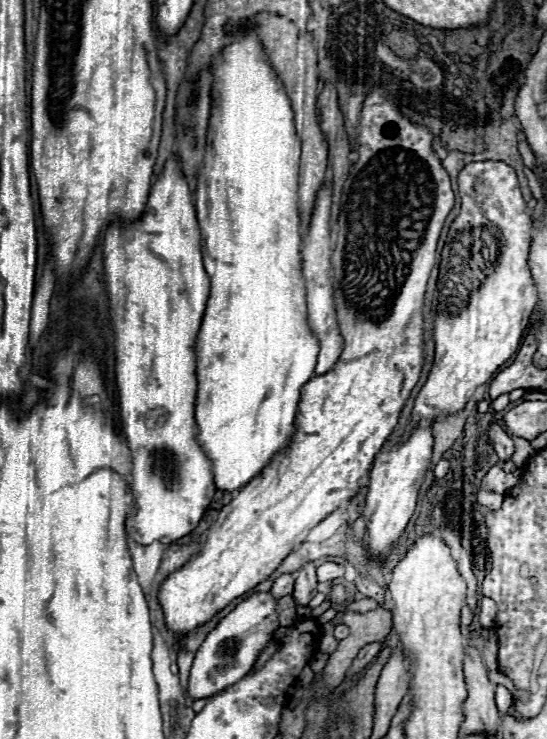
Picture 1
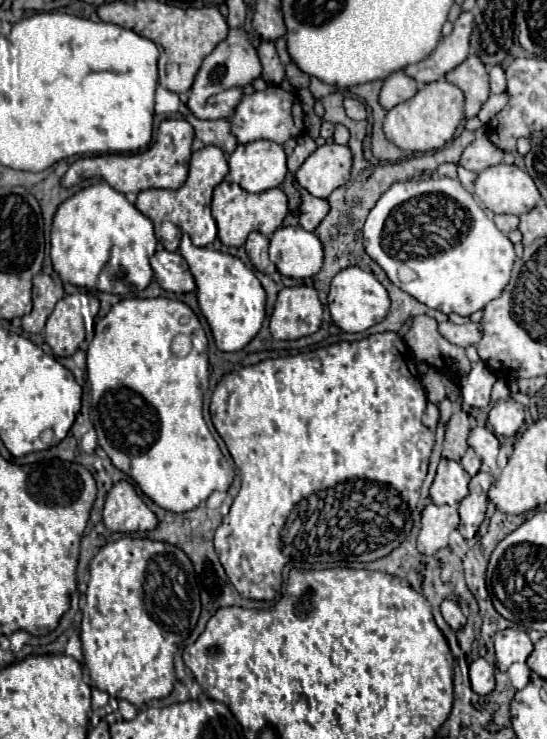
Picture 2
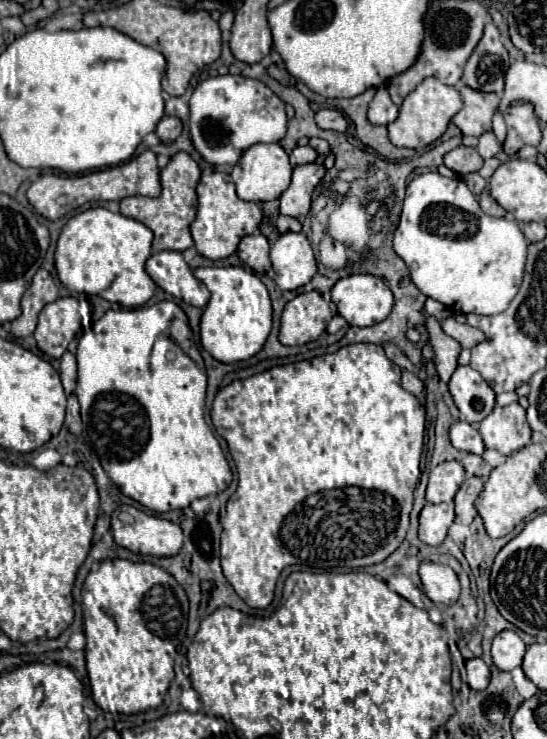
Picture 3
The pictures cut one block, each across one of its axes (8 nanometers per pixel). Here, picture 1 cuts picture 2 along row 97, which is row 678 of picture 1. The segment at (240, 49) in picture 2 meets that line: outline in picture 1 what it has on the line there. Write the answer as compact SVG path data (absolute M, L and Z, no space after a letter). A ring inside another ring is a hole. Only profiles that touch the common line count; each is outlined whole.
M256 592L244 598L228 616L218 622L218 626L198 648L188 682L190 698L198 700L214 696L218 694L218 690L224 690L226 686L238 682L238 678L244 678L278 628L278 600L272 596L272 592Z

